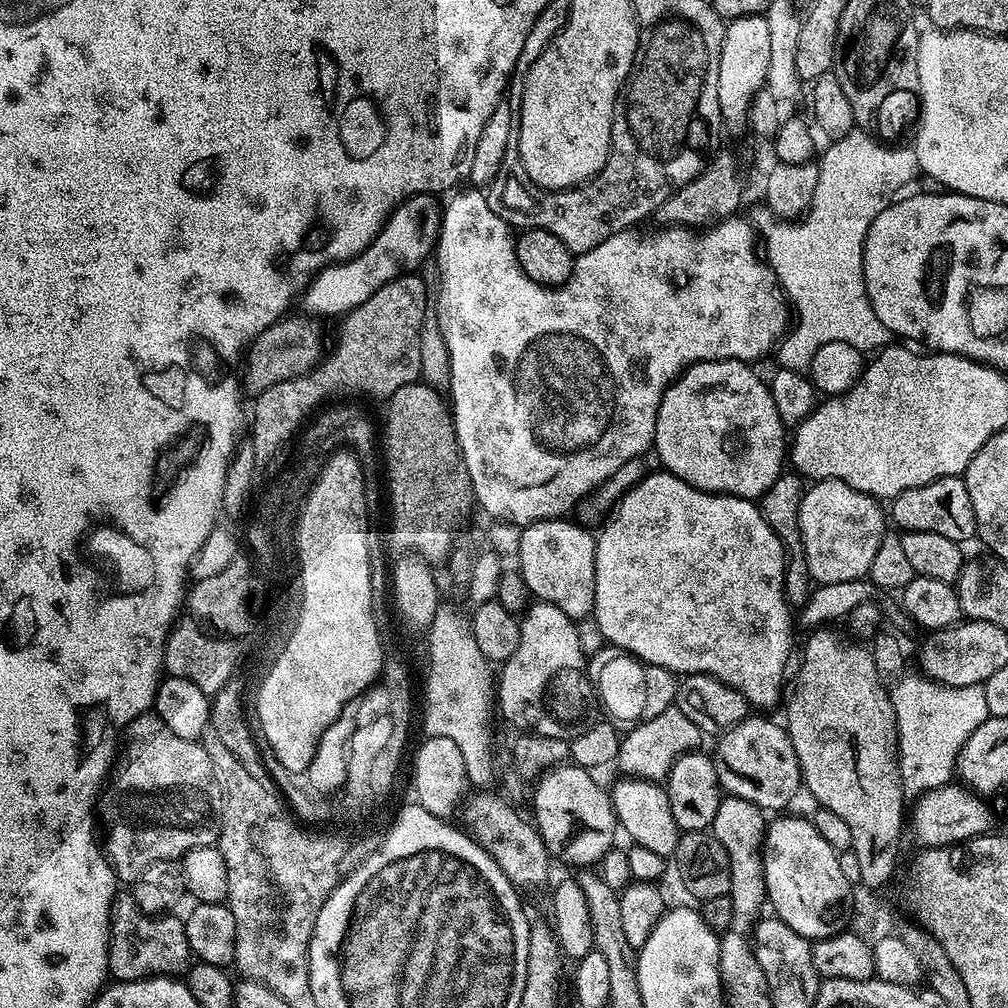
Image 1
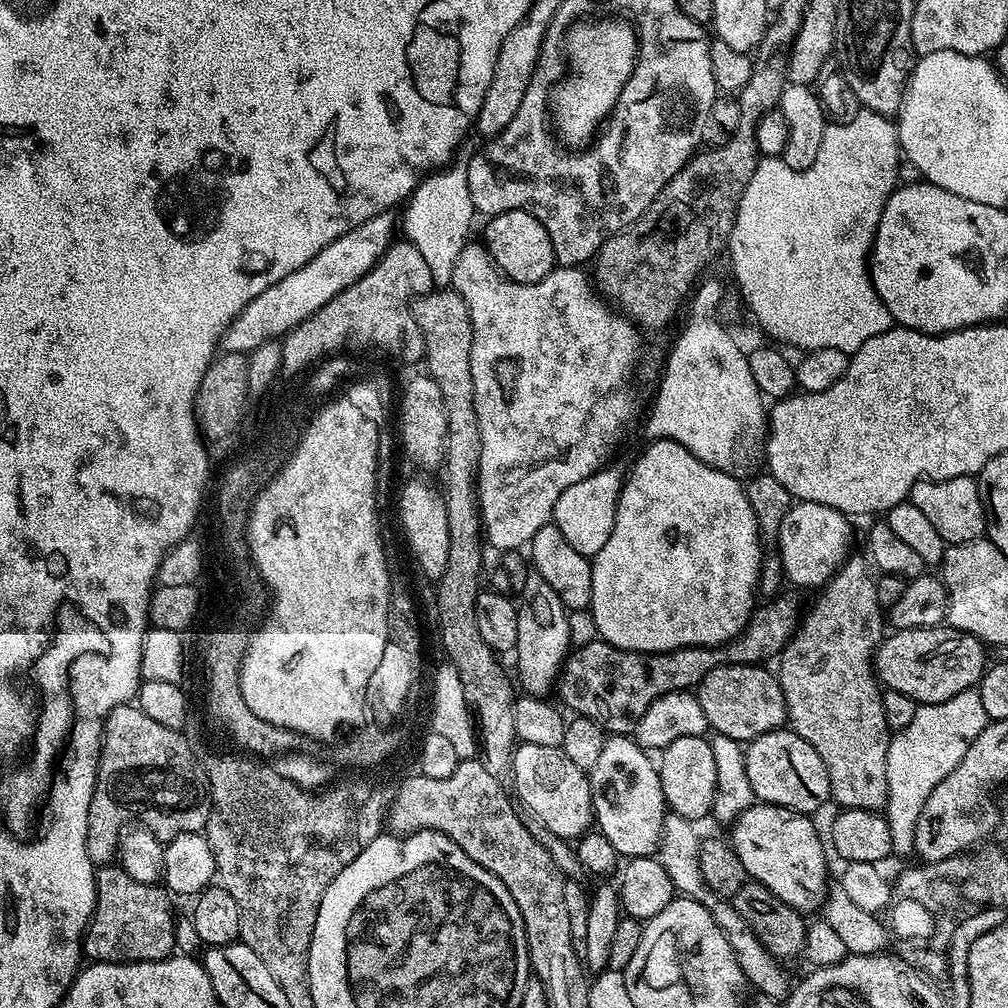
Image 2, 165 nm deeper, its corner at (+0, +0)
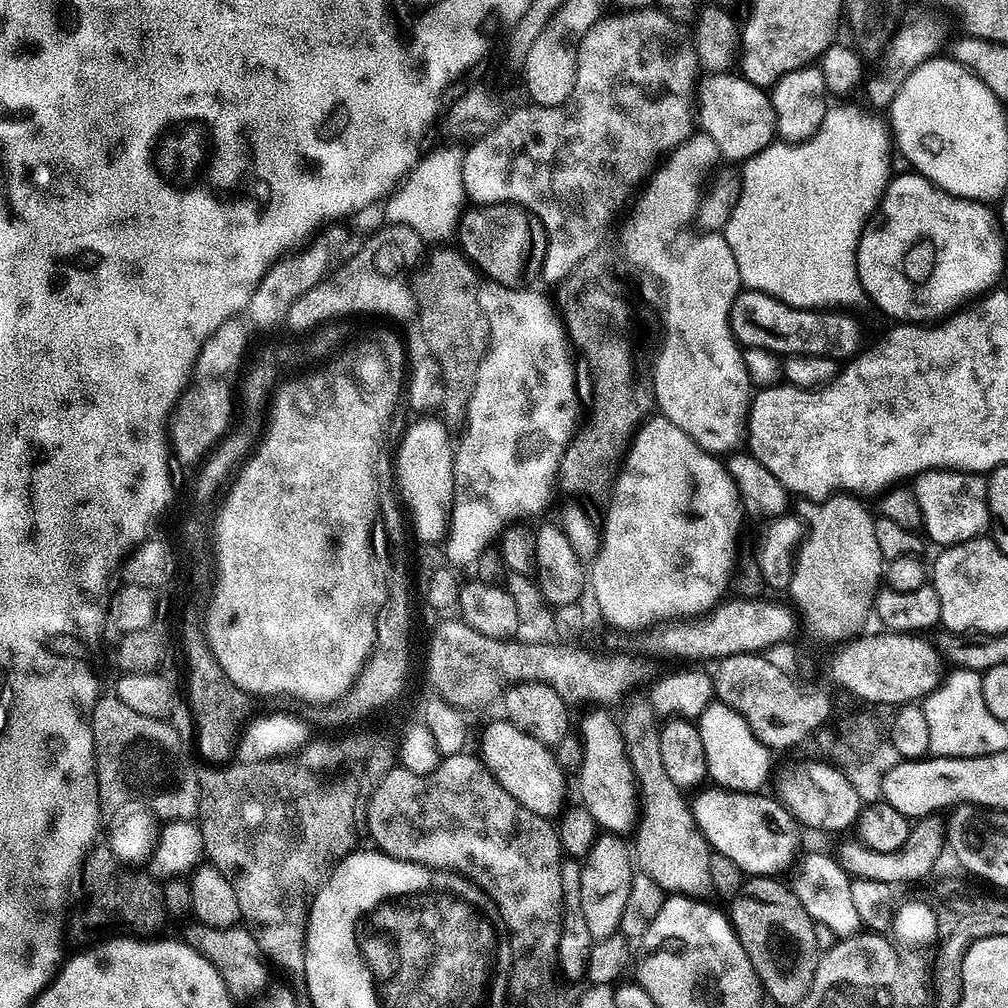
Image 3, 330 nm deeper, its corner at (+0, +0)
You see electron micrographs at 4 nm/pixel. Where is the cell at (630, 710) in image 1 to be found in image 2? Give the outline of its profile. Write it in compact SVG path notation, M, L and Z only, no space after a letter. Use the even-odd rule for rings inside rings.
M785 591L783 594L769 599L767 602L761 603L759 607L753 611L751 618L748 620L748 625L744 627L744 630L740 632L732 641L728 644L720 644L716 648L676 648L673 652L653 652L651 654L646 652L627 652L621 648L615 648L612 644L605 644L603 640L597 638L590 646L582 646L581 648L575 649L569 655L568 659L564 661L564 667L558 677L558 693L564 699L563 707L565 709L573 708L571 711L578 716L585 716L590 718L594 722L598 722L604 728L605 733L608 734L628 734L635 729L637 722L642 718L642 714L646 714L646 710L650 710L650 702L654 702L658 698L662 698L662 694L670 694L671 692L686 692L695 689L697 684L702 682L702 678L706 678L706 674L710 670L714 670L720 664L760 664L761 662L768 662L771 658L779 657L780 653L784 651L784 647L789 644L792 637L796 635L797 628L802 623L802 607L800 608L800 600L795 596L795 591Z

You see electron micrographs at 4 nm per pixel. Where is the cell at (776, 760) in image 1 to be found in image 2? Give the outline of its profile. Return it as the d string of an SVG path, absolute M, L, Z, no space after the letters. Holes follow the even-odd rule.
M787 727L775 728L773 732L747 741L744 765L746 778L750 778L750 786L757 801L793 808L796 812L805 814L816 814L824 803L829 803L832 794L830 778L826 774L822 758L818 758L818 750L814 750L806 738Z

